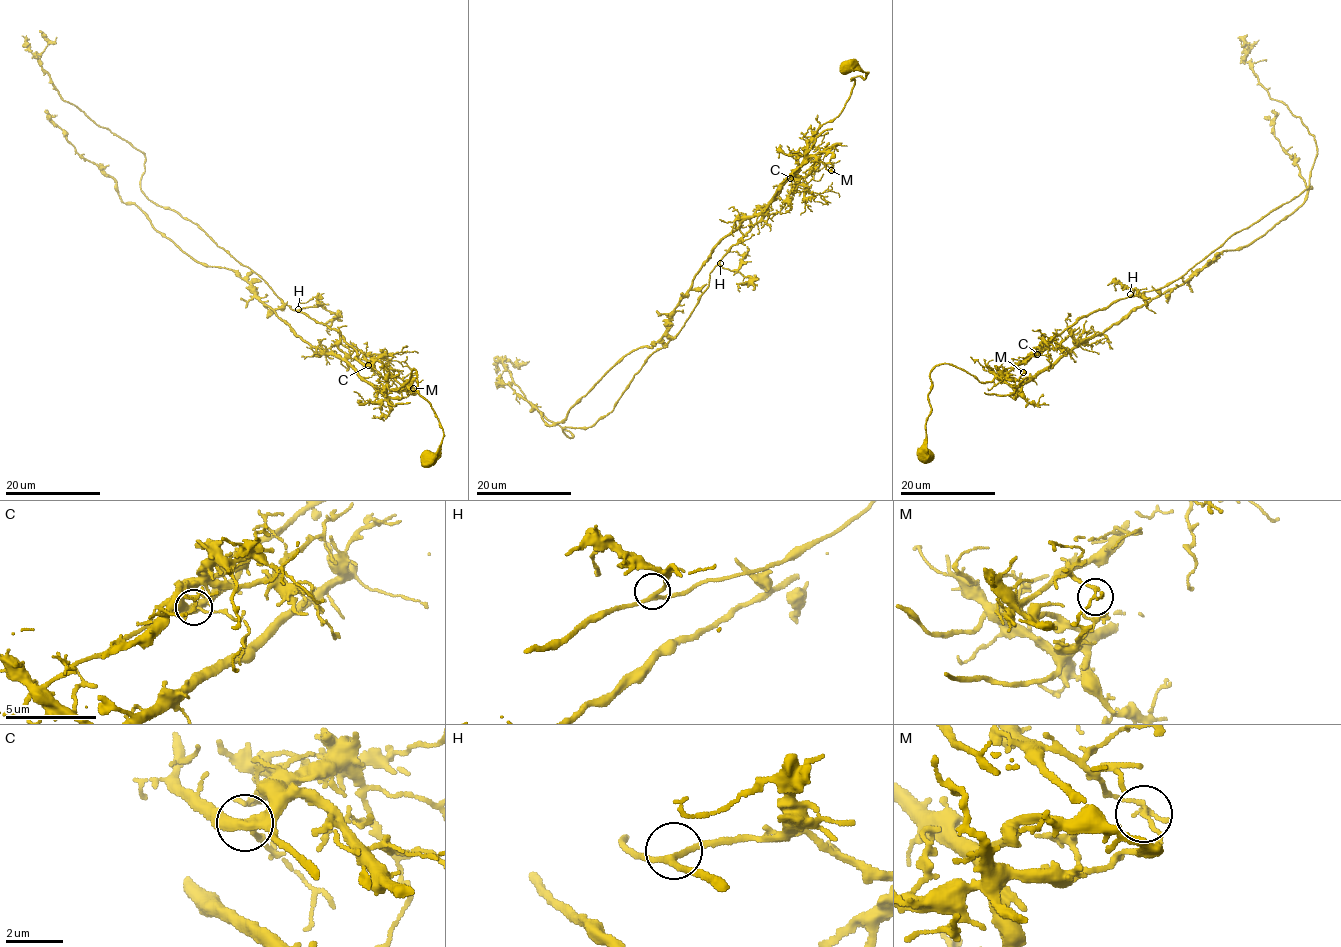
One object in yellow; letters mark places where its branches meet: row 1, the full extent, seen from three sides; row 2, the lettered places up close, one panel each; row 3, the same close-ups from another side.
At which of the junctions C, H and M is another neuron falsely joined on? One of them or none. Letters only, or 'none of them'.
M

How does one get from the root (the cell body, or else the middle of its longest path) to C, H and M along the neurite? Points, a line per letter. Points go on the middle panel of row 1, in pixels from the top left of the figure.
C: (687, 319), (707, 287), (713, 270), (731, 246), (757, 224), (781, 184), (790, 178)
H: (687, 319), (707, 287), (709, 275), (720, 263)
M: (687, 319), (709, 275), (757, 224), (781, 184), (789, 177), (807, 176), (819, 162), (830, 170)

